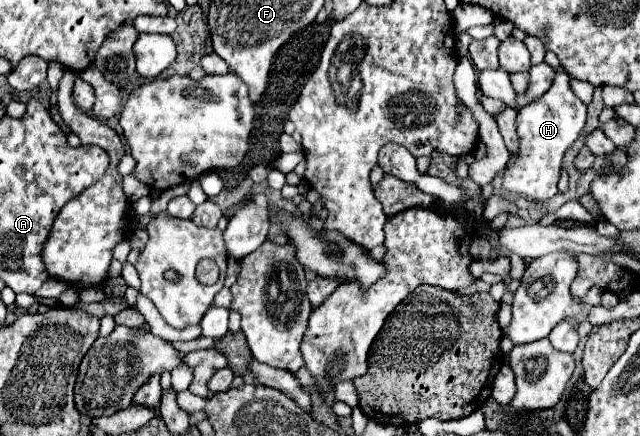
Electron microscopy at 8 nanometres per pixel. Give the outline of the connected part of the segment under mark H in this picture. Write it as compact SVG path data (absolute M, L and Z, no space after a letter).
M546 52L546 64L556 70L556 78L542 98L524 106L518 112L520 154L510 156L508 170L504 174L504 188L524 198L552 198L558 192L564 152L582 134L582 128L586 124L586 104L572 92L570 76L564 70L560 70L556 54Z

